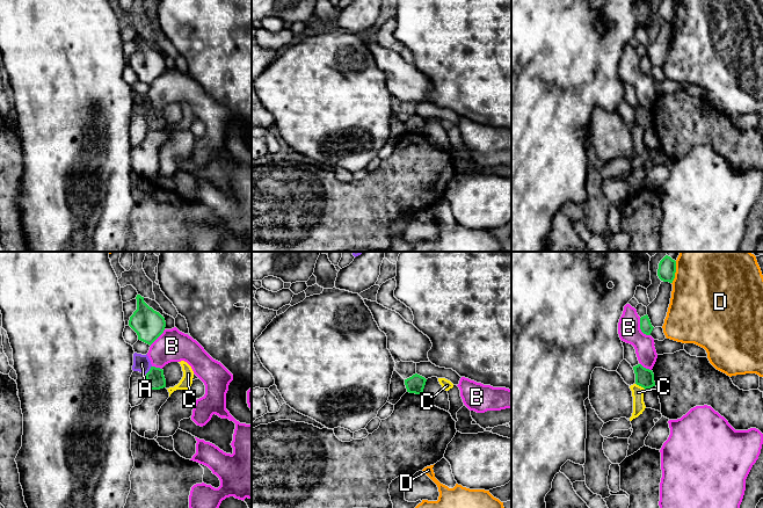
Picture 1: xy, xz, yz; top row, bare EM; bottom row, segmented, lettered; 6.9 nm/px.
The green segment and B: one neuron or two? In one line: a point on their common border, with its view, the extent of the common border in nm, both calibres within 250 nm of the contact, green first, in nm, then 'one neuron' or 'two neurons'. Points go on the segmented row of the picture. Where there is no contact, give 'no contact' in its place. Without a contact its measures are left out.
yz (640, 328) | 150 nm | 90/160 nm | two neurons

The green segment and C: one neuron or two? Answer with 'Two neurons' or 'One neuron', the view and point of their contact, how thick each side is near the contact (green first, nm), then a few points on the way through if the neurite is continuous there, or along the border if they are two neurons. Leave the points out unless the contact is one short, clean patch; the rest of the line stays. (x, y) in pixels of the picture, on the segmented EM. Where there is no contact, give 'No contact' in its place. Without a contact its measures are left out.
Two neurons. Touches green at yz (640, 385). Thickness 130 nm (green) against 80 nm. Boundary: yz (636, 383), (645, 389)

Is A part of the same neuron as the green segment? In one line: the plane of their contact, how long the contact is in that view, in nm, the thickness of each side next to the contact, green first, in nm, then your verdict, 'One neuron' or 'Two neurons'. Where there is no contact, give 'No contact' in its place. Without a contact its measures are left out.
Touches green in xy. Shared border 80 nm. Thickness 130 nm (green) against 120 nm. Two neurons

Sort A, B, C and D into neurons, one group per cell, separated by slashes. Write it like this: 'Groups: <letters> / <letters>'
Groups: A / B / C / D

